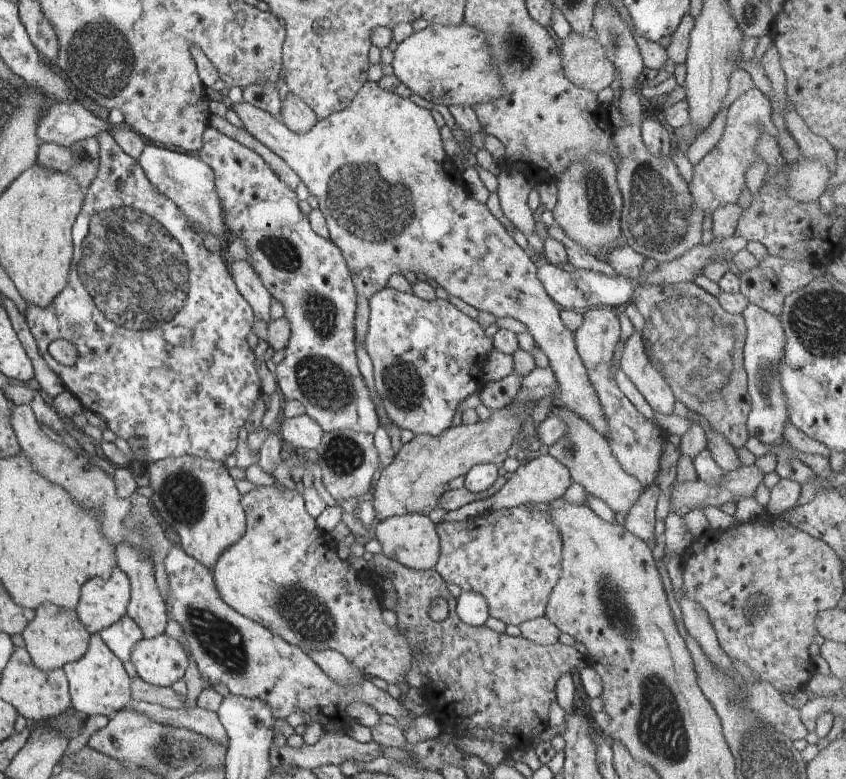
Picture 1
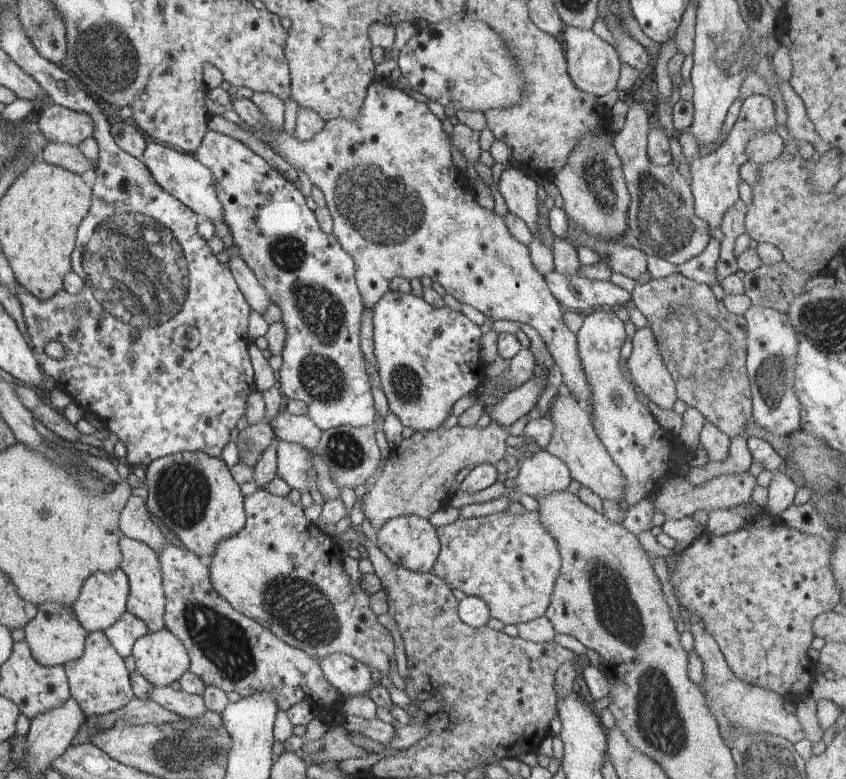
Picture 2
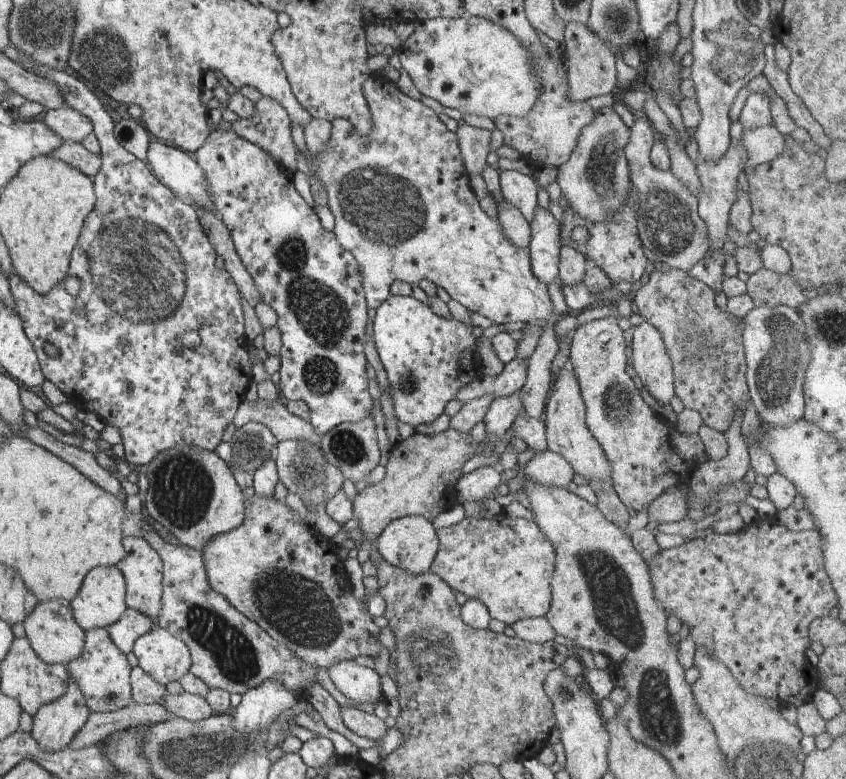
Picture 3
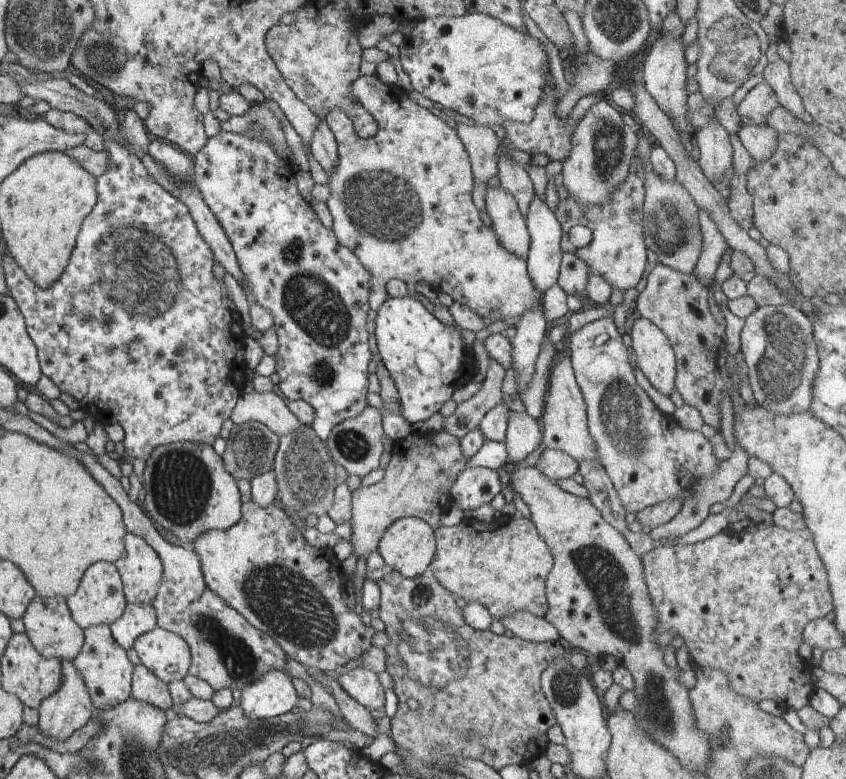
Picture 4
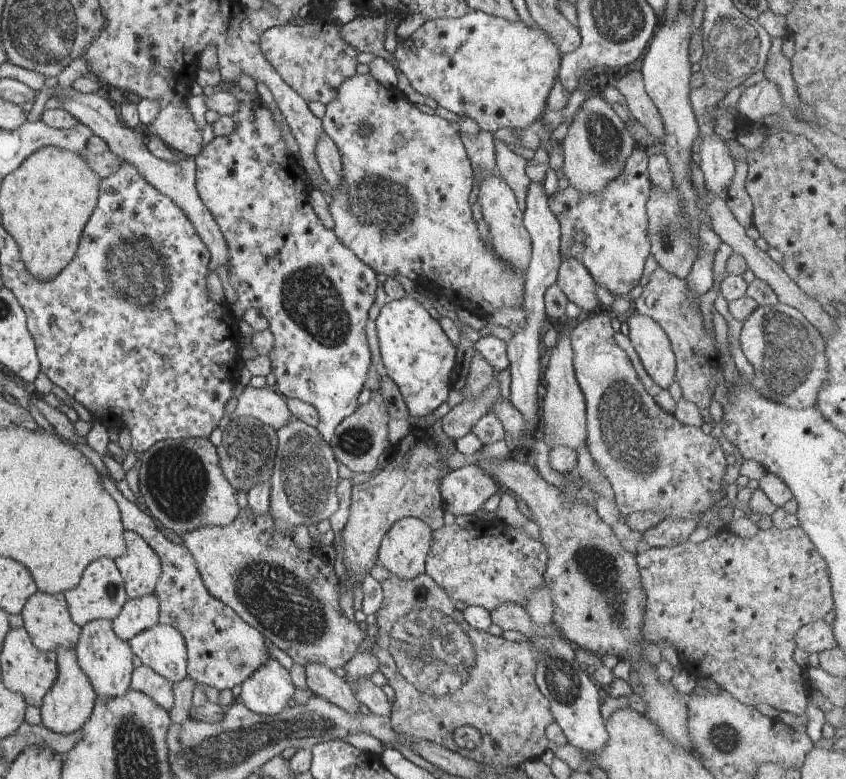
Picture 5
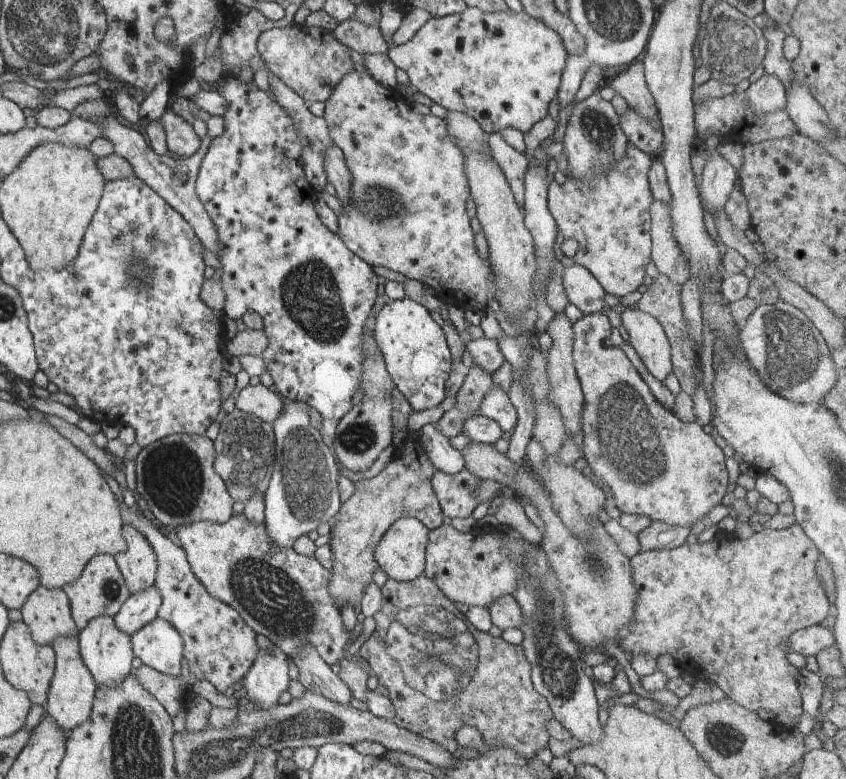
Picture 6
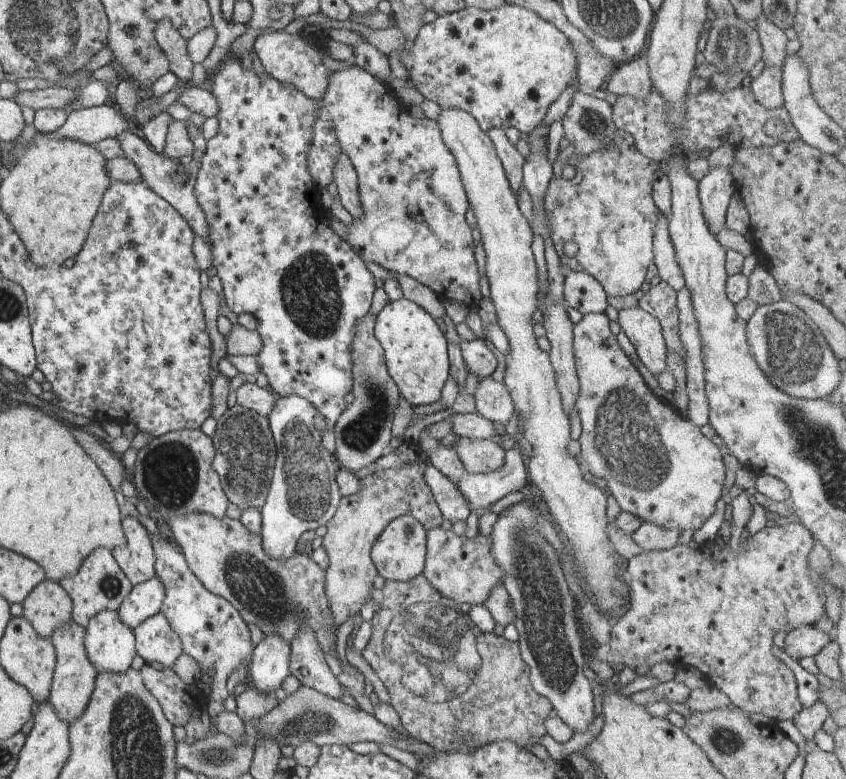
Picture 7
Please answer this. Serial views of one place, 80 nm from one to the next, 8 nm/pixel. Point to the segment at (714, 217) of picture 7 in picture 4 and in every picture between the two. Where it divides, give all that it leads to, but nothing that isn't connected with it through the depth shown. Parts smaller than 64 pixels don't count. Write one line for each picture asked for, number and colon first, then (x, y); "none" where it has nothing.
4: (715, 154)
5: (717, 168)
6: (718, 177)

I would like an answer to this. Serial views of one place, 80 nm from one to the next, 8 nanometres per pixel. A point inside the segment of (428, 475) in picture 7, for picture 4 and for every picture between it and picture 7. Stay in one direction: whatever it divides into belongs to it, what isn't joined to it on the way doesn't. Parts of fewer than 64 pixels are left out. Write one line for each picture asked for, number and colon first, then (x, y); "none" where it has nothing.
4: (474, 486)
5: (463, 491)
6: (454, 493)

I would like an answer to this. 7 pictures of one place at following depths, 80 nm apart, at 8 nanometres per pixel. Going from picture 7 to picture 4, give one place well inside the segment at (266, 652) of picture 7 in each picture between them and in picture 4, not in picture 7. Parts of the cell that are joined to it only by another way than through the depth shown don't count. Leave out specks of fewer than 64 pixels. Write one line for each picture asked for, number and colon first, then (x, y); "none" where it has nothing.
4: (271, 694)
5: (266, 690)
6: (266, 679)

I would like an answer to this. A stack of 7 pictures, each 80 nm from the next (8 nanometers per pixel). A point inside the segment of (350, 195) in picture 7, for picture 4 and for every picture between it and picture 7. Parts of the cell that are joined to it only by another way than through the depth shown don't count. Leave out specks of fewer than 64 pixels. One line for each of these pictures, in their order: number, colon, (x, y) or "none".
4: (322, 146)
5: (327, 156)
6: (337, 174)

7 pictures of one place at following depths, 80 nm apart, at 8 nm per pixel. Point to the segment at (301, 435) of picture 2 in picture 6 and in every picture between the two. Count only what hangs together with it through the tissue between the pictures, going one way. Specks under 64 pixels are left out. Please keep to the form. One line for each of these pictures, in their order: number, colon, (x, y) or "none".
3: (274, 415)
4: (268, 408)
5: (265, 404)
6: (264, 403)

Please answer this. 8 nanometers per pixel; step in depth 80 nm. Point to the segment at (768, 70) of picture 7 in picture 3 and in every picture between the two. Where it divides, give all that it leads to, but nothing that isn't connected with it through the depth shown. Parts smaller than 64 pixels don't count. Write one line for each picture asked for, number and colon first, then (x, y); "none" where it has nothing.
3: (755, 112)
4: (760, 100)
5: (762, 99)
6: (765, 95)

